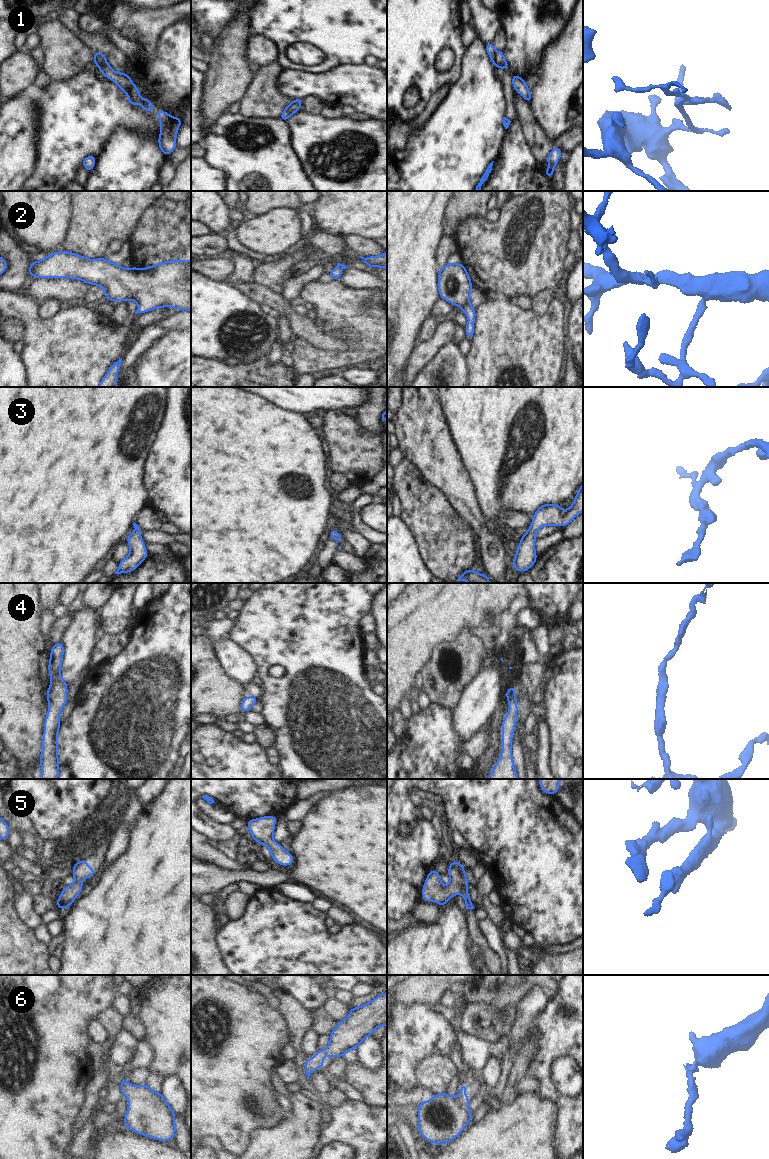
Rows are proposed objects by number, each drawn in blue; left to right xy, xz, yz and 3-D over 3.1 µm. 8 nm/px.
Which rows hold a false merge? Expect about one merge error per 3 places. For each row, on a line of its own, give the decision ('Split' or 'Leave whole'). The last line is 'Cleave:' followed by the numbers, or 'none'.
1: Split
2: Leave whole
3: Leave whole
4: Leave whole
5: Leave whole
6: Leave whole
Cleave: 1

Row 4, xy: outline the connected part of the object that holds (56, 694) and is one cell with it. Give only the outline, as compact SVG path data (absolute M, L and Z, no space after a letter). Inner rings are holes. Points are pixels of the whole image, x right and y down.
M62 640L51 646L48 671L51 684L46 692L48 700L48 713L44 722L42 752L39 763L41 764L41 779L58 779L59 757L57 753L57 737L60 729L59 719L61 711L67 702L67 682L61 675L61 665L64 654Z

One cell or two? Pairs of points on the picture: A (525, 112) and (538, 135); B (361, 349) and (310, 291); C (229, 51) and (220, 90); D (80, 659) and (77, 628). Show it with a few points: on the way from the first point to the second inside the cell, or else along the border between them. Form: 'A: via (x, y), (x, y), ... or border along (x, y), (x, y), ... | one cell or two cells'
A: via (527, 118), (532, 129) | one cell
B: via (354, 334), (325, 305) | one cell
C: via (227, 61), (226, 80) | one cell
D: via (79, 651), (79, 636) | one cell

